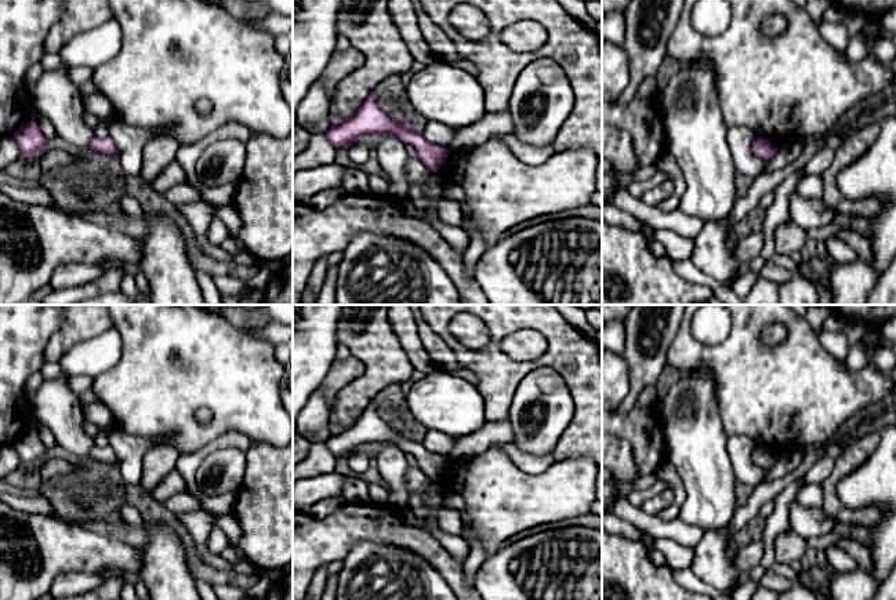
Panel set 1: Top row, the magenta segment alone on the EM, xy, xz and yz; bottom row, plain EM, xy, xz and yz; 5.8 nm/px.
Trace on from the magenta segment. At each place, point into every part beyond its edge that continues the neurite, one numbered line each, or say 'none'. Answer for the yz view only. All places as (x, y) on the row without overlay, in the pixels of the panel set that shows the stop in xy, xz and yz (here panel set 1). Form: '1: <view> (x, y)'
none

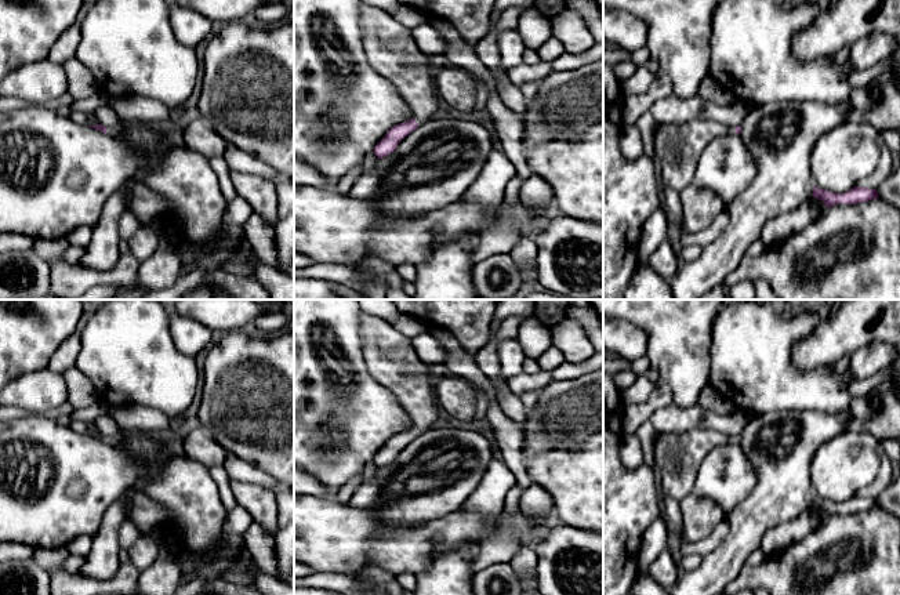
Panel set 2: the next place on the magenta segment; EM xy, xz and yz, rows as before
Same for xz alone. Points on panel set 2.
1: xz (389, 356)

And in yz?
1: yz (677, 457)

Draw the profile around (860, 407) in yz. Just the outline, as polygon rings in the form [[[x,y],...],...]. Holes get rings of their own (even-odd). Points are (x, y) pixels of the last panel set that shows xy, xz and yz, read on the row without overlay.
[[[852,396],[850,409],[852,409],[852,414],[860,421],[868,421],[872,413],[867,398],[861,398],[861,396]]]

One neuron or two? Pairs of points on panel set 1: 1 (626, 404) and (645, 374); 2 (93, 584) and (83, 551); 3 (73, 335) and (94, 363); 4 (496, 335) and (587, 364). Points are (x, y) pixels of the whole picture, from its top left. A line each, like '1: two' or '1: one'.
1: one
2: two
3: two
4: one

